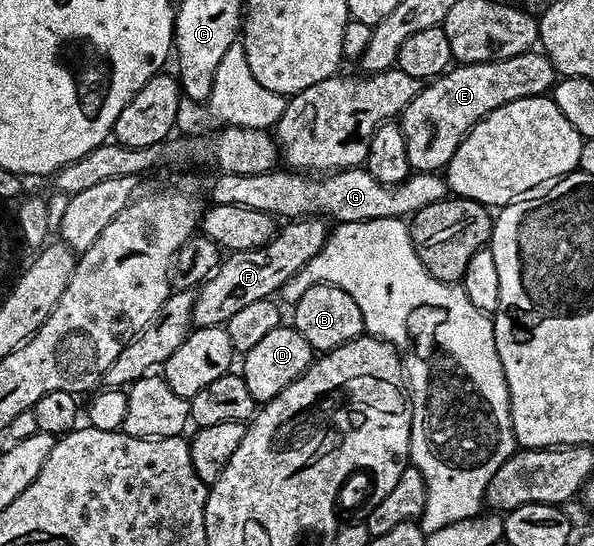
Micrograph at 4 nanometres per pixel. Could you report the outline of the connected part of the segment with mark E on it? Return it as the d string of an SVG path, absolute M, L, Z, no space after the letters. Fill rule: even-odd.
M537 49L506 58L503 62L458 64L445 74L427 81L416 100L412 100L412 104L408 104L408 108L404 108L400 115L411 171L441 171L452 160L456 148L466 139L468 131L481 118L506 102L545 95L555 81L556 71L550 57Z

